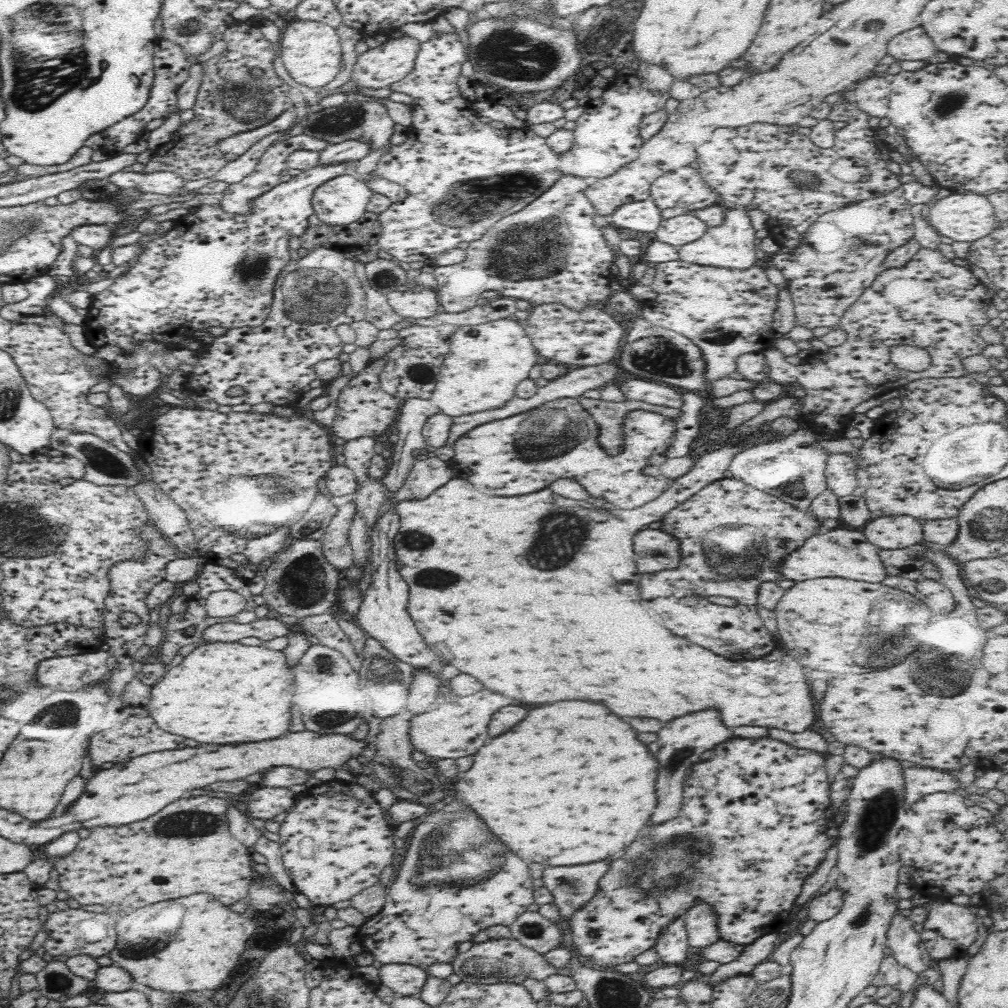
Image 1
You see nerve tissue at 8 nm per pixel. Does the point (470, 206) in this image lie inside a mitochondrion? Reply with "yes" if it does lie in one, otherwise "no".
yes

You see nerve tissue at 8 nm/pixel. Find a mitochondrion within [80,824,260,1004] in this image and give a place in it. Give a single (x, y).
(132, 951)

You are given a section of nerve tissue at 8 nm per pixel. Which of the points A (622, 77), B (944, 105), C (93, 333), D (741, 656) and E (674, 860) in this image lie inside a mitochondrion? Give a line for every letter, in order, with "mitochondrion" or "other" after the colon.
A: other
B: mitochondrion
C: other
D: other
E: mitochondrion

